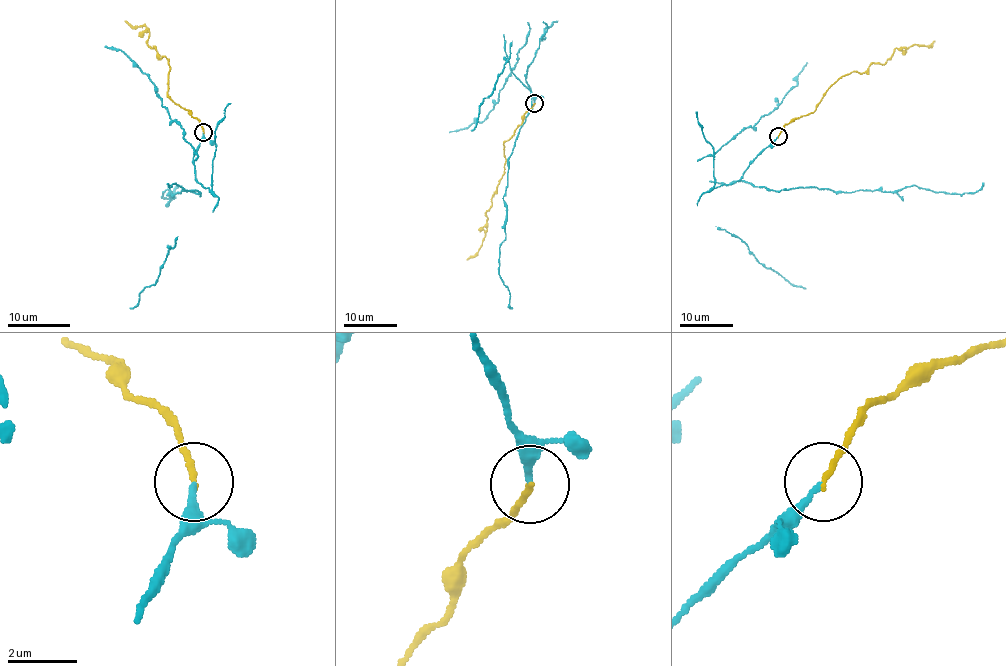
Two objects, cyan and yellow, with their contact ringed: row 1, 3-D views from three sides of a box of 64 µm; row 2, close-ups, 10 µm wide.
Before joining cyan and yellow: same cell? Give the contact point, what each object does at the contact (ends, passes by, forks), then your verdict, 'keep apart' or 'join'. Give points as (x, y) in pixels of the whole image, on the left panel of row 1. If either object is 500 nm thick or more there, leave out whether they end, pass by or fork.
(203, 132) | cyan ends | yellow ends | join

